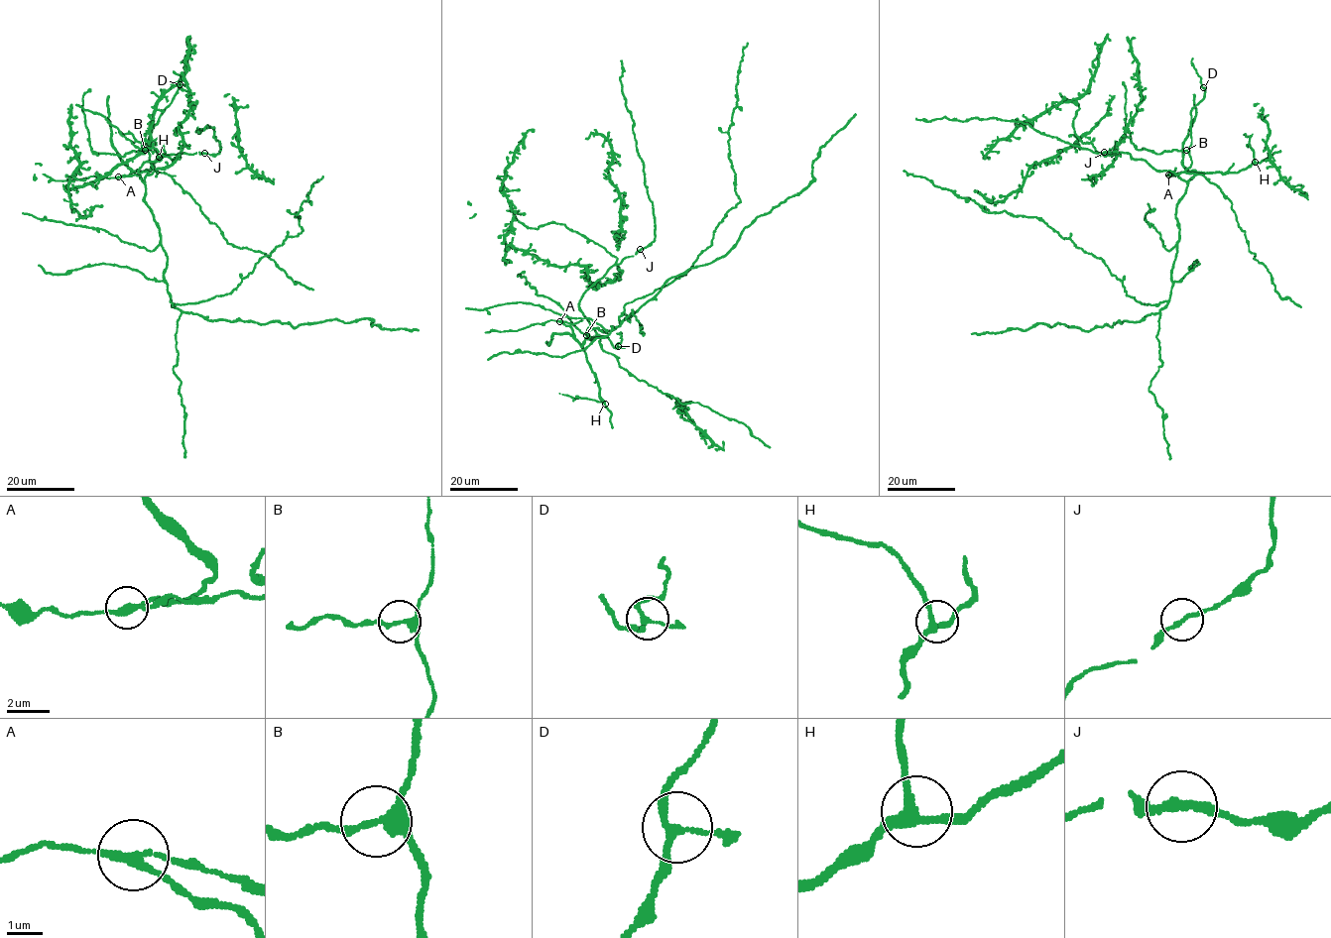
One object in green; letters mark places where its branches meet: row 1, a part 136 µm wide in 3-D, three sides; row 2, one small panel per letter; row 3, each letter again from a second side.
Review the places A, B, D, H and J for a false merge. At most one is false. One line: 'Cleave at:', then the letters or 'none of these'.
Cleave at: A

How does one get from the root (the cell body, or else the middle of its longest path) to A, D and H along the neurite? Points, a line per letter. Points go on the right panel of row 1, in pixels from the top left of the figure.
A: (1176, 212), (1177, 202), (1195, 172), (1168, 175)
D: (1176, 212), (1186, 186), (1177, 175), (1191, 163), (1190, 110), (1204, 97), (1203, 87)
H: (1176, 212), (1186, 183), (1196, 173), (1237, 173), (1255, 162)

